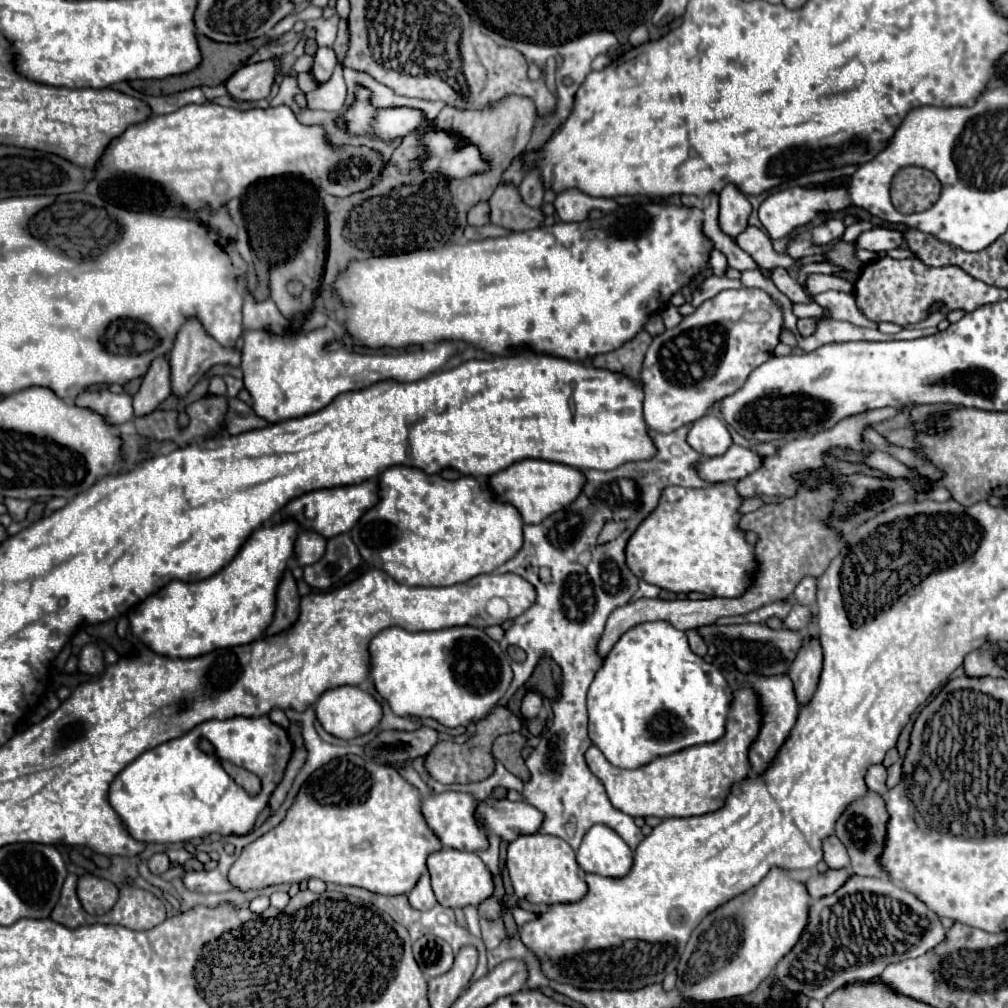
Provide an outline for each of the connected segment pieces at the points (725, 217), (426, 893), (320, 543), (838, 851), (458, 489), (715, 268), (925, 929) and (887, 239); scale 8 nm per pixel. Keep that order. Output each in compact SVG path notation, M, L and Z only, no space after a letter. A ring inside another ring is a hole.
M726 185L720 191L720 229L730 235L738 237L748 227L748 217L752 213L752 205L736 185Z
M424 873L424 875L420 877L420 881L416 883L416 887L408 893L408 901L410 901L410 905L412 905L414 909L418 909L418 911L428 911L428 909L434 907L436 897L434 897L434 893L432 893L430 875L428 875L428 873Z
M302 529L296 541L296 561L300 565L312 565L320 561L326 549L326 539L314 529Z
M830 835L824 841L824 861L828 863L830 869L846 869L846 867L850 867L848 853L846 853L844 845L838 841L836 835Z
M390 467L378 477L380 503L360 517L350 531L362 559L376 569L386 571L398 583L442 587L470 581L476 575L492 573L502 563L512 559L524 543L524 521L520 511L512 503L500 501L488 485L488 479L460 477L448 481L440 475L428 475L418 467Z
M712 251L712 255L710 255L710 263L712 263L712 273L718 275L718 277L722 277L722 275L726 273L726 269L728 269L726 255L720 253L720 251Z
M852 875L844 887L840 887L834 895L812 901L810 907L810 923L796 943L796 947L778 963L776 977L784 983L786 989L804 993L810 999L826 999L834 989L840 989L856 979L870 979L890 963L902 959L914 959L936 947L944 941L946 929L940 925L936 913L932 913L914 893L908 893L898 883L880 877L860 877Z
M884 227L870 229L856 239L856 245L868 251L890 251L890 249L898 249L902 243L904 243L902 231L884 229Z

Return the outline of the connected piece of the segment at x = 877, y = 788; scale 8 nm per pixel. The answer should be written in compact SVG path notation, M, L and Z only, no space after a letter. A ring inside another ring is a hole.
M882 765L870 767L868 775L866 775L866 785L868 785L870 791L886 797L886 793L888 793L888 789L886 789L886 769Z

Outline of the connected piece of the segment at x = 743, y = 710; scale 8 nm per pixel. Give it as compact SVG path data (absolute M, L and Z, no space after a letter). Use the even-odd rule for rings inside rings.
M740 671L727 673L726 678L734 691L734 703L726 725L726 735L722 739L658 757L656 761L650 761L638 769L614 767L594 745L586 751L588 767L598 779L602 779L616 809L632 817L654 815L668 819L706 815L724 807L730 789L748 777L748 745L752 745L752 741L756 741L756 733L760 733L760 701L756 701L756 693L752 693L750 685L744 685Z

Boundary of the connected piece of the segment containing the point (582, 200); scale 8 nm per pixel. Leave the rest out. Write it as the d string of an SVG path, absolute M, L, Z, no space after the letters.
M566 189L556 195L554 207L562 221L584 221L588 217L588 211L592 209L610 213L618 205L612 199L592 199L590 195L584 195L578 189Z

